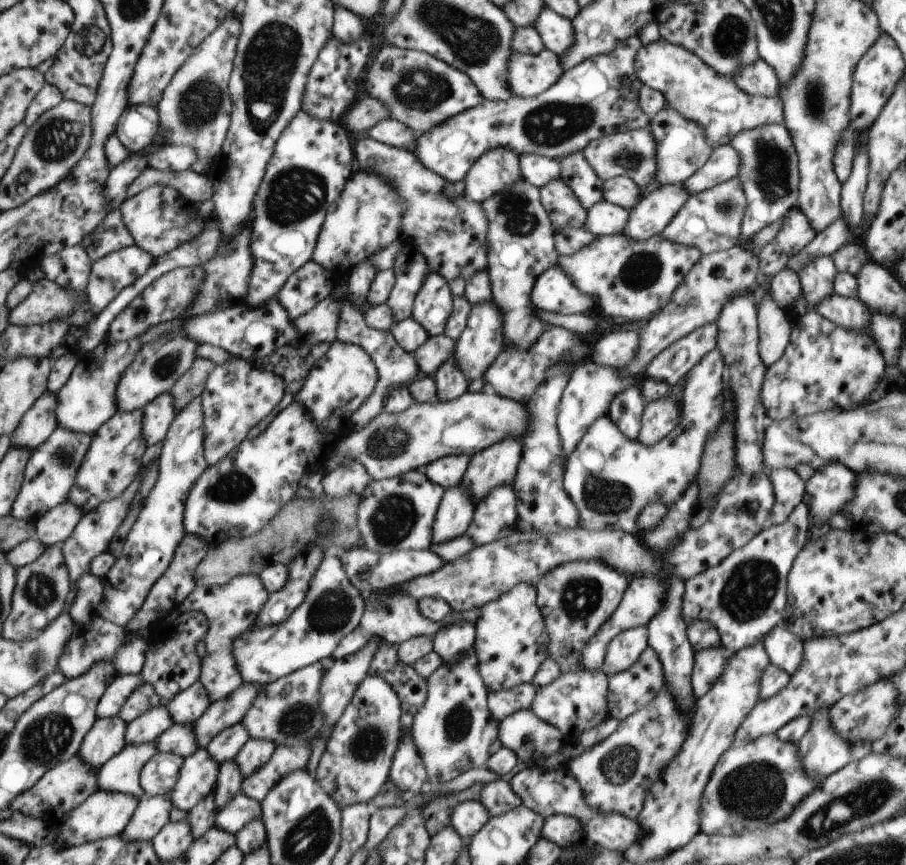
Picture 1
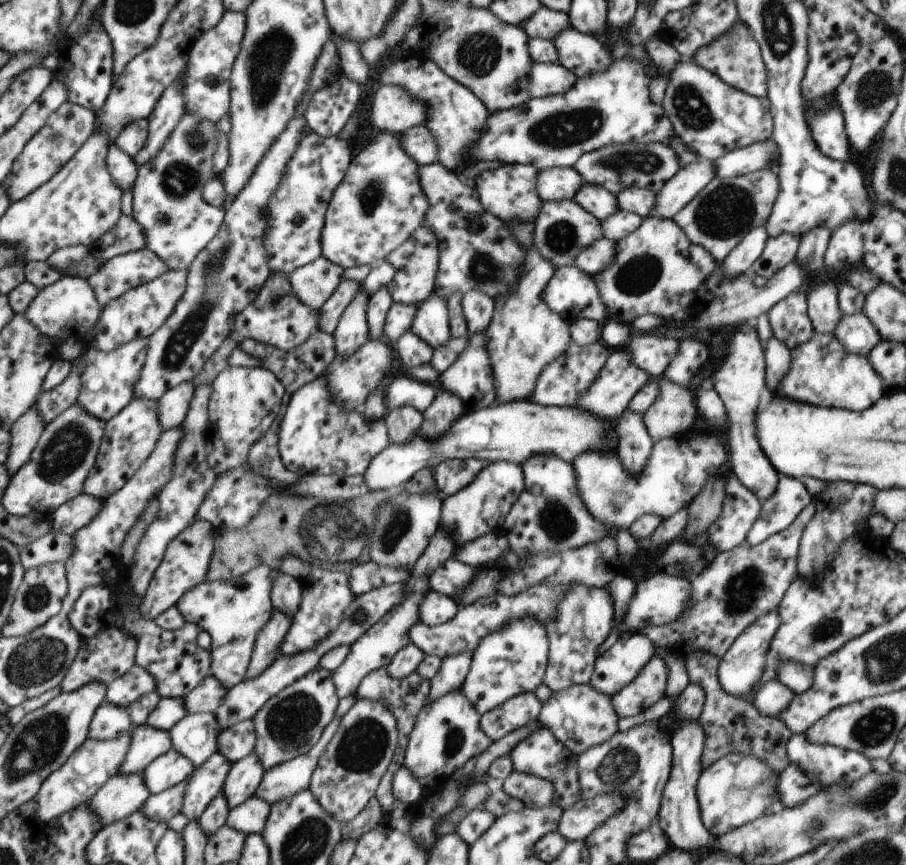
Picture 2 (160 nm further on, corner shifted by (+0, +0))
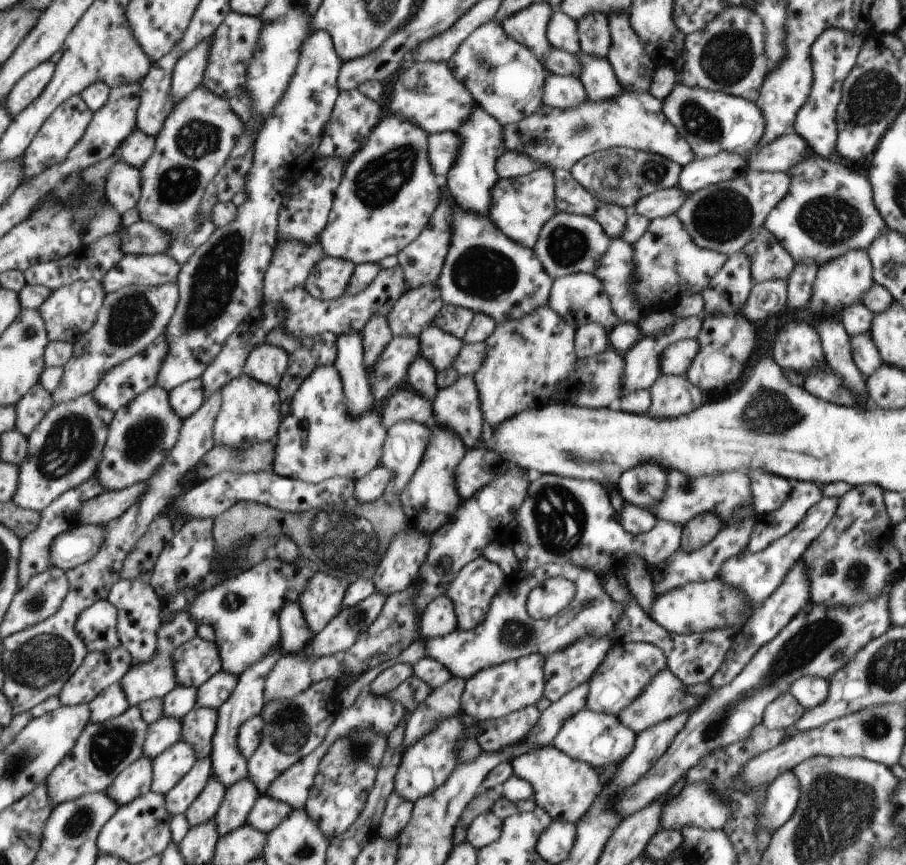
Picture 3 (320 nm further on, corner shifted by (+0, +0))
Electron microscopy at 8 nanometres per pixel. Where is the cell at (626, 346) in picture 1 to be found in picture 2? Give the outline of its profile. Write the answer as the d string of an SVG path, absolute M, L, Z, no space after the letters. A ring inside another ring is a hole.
M638 334L624 347L625 353L652 378L661 378L678 354L680 341L668 336Z

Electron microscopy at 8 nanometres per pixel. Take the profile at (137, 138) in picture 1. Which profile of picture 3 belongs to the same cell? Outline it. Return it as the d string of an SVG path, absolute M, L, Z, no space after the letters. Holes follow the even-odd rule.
M136 128L121 144L118 152L120 160L140 170L150 160L155 150L155 138Z

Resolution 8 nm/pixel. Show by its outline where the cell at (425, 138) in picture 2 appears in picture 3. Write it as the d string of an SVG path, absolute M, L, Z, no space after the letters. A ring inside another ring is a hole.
M444 131L430 133L427 138L427 152L432 170L440 179L446 178L453 167L460 150L461 138L458 133Z

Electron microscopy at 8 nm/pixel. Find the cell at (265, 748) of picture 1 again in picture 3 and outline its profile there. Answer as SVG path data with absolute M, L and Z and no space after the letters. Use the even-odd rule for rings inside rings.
M248 778L225 790L214 818L219 838L247 824L248 815L259 796L258 789Z

